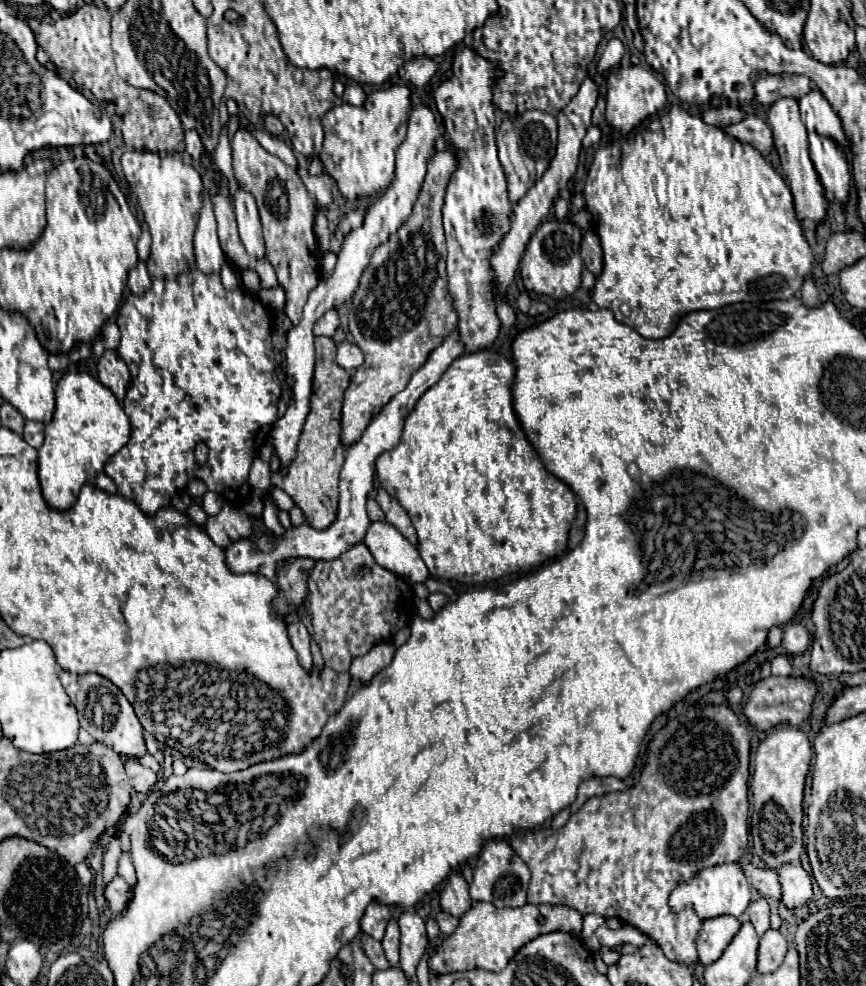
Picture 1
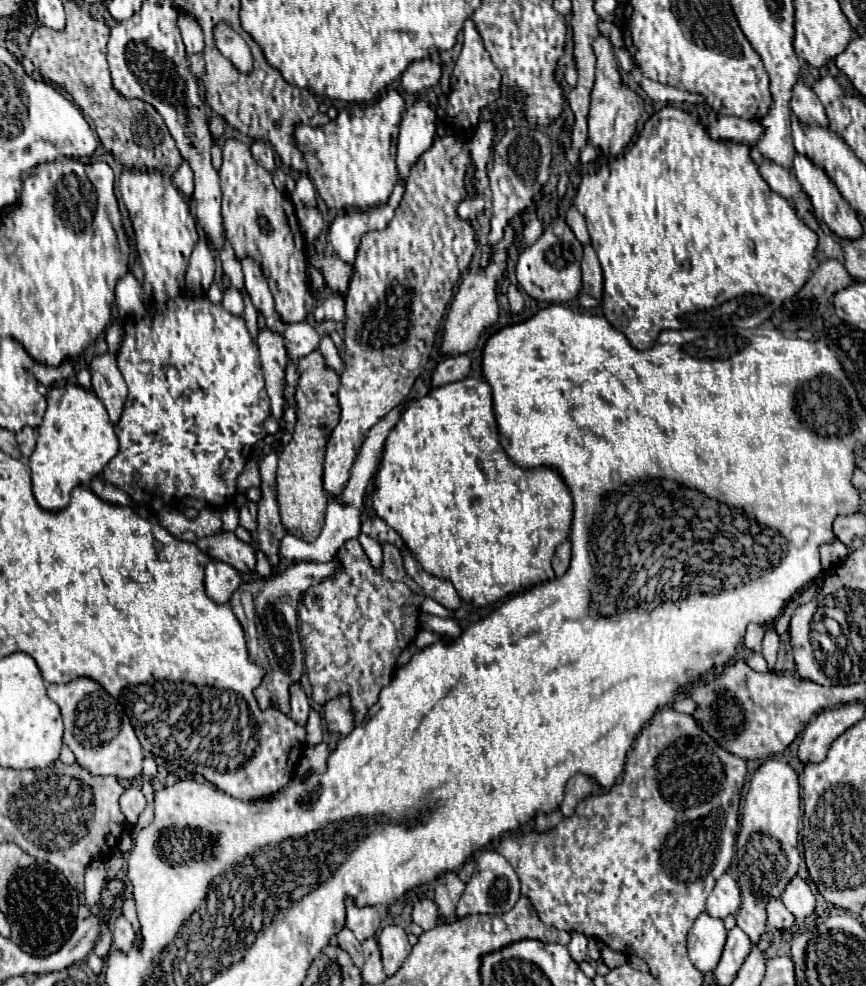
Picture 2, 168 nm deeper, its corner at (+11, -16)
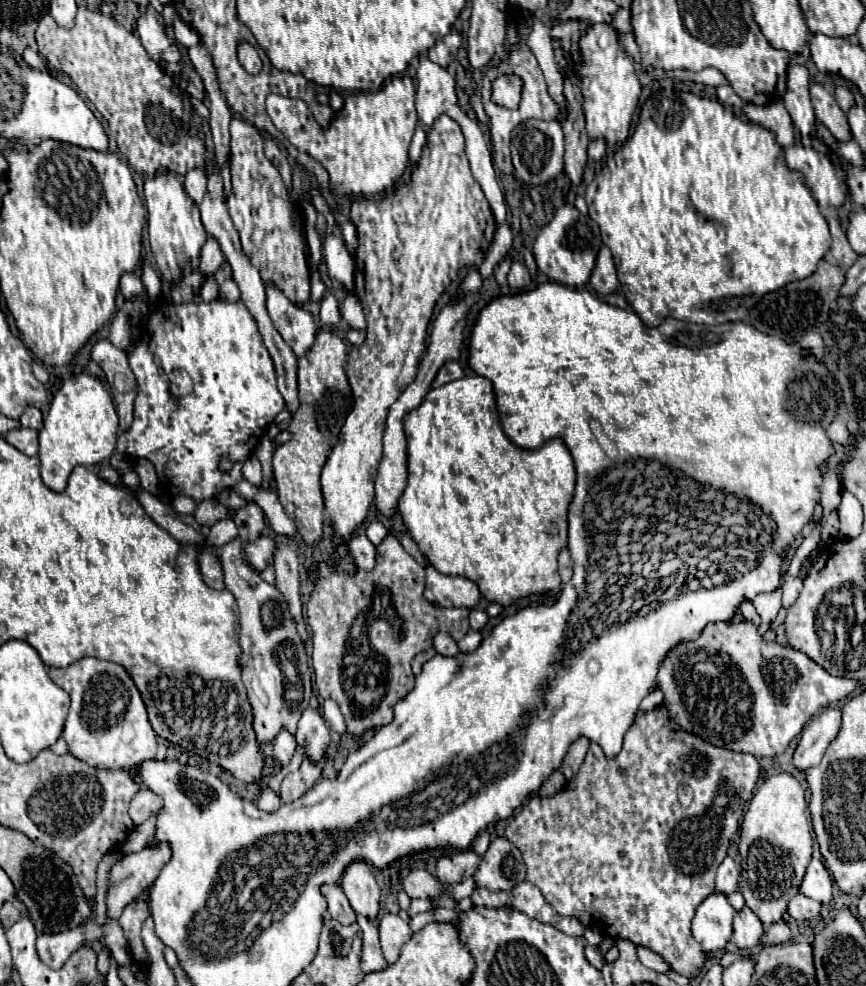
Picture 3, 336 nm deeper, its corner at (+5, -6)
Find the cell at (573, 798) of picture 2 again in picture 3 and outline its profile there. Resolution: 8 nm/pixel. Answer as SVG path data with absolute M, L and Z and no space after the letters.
M579 738L577 742L573 742L573 746L569 748L567 756L565 756L565 762L561 766L561 772L565 776L567 782L571 782L575 778L575 774L579 772L585 756L587 756L587 750L589 750L589 740L587 738Z

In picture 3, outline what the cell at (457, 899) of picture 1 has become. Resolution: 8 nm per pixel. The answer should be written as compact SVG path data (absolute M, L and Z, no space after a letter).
M473 850L441 856L437 860L437 878L449 886L455 886L455 884L463 882L465 878L471 878L475 874L479 862L481 862L481 858Z

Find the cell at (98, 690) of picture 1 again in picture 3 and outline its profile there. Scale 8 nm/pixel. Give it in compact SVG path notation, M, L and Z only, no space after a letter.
M83 658L67 668L49 668L49 678L71 696L63 738L75 758L105 770L131 770L155 758L157 740L149 726L145 704L123 666L99 658Z

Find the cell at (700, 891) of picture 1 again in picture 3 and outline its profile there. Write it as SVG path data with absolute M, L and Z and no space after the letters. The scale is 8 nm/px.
M727 856L721 862L721 866L717 868L715 884L717 884L717 892L721 892L725 896L731 896L737 890L737 884L739 884L739 868L735 866L733 858Z

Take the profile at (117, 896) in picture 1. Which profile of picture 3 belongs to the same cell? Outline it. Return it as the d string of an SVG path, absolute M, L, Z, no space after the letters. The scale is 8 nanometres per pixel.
M133 900L129 906L125 906L125 910L119 918L119 924L125 930L125 938L129 942L131 956L141 966L147 966L147 962L149 962L145 948L143 948L143 942L141 942L141 924L145 922L147 916L149 916L147 902L145 900Z

